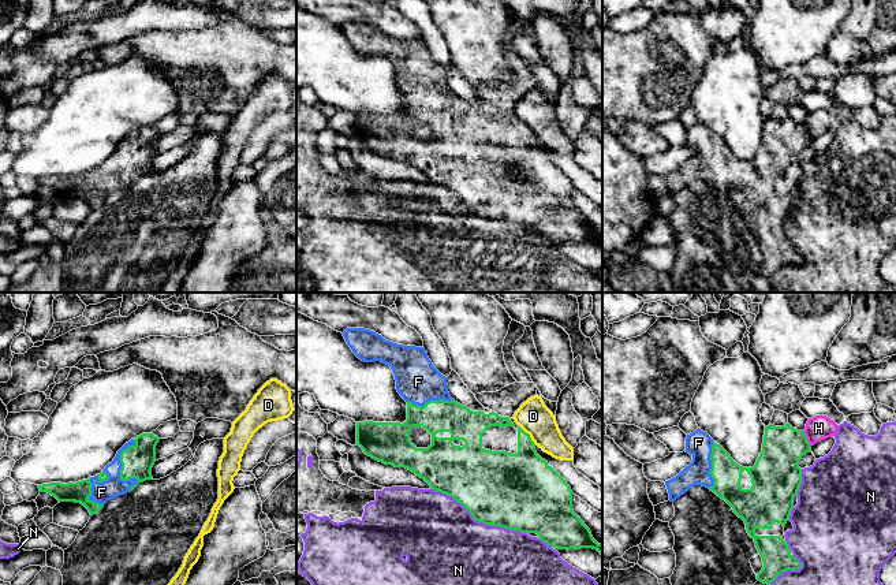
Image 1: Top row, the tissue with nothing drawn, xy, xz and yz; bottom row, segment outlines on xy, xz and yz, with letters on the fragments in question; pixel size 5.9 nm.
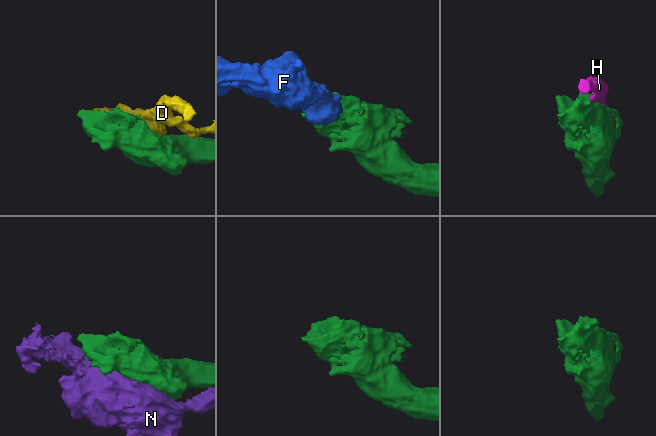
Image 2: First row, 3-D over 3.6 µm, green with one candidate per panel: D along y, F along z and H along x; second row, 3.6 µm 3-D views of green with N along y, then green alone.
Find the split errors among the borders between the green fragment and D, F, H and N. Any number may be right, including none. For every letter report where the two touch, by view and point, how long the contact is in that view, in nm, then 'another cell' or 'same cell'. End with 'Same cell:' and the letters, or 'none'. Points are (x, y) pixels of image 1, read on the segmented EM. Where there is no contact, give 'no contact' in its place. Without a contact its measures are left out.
D: contact xz (529, 435); length 160 nm; another cell
F: contact xy (120, 470); length 320 nm; same cell
H: contact yz (806, 439); length 110 nm; another cell
N: contact xz (480, 521); length 600 nm; another cell
Same cell: F

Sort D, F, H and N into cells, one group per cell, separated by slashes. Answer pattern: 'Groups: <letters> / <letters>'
Groups: D / F / H / N

